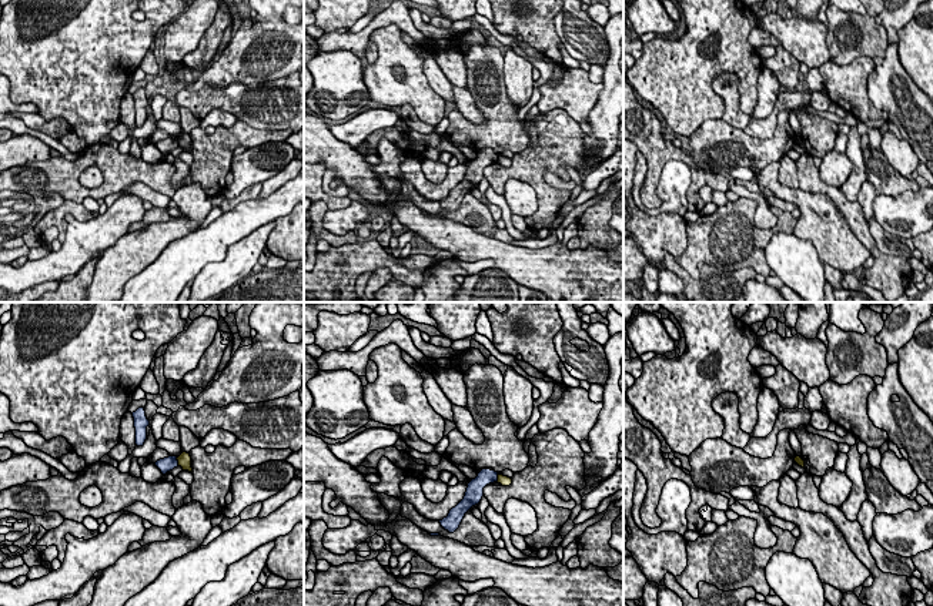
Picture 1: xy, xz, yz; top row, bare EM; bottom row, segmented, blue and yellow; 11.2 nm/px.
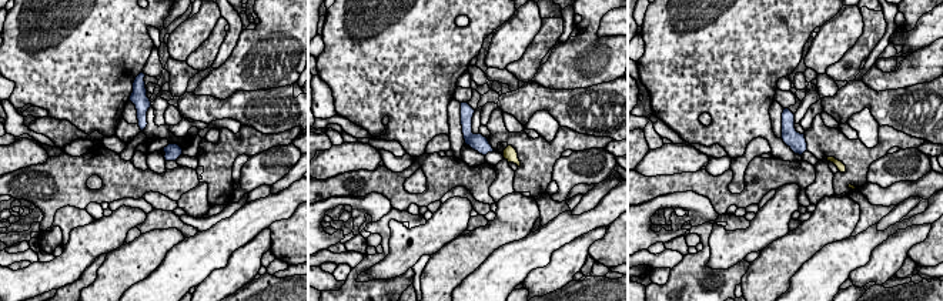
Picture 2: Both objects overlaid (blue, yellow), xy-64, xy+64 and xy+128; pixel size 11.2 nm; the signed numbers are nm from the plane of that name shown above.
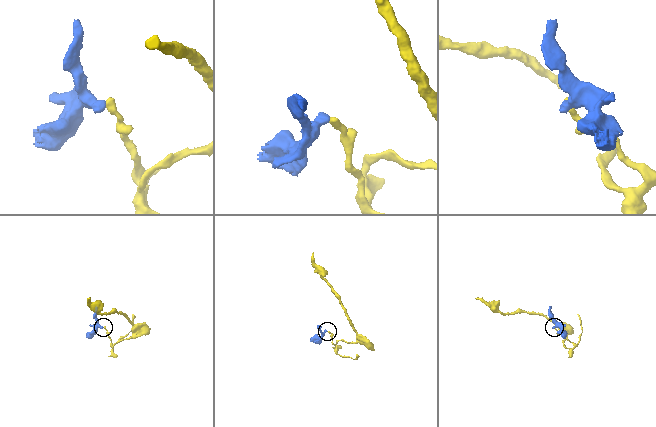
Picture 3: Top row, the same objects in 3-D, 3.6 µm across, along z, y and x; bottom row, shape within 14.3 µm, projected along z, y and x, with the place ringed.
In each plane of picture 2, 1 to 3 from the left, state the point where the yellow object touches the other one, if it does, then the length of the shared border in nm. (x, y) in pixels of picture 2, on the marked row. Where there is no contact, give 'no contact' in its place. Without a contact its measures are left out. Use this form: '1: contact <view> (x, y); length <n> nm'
1: no contact
2: no contact
3: no contact

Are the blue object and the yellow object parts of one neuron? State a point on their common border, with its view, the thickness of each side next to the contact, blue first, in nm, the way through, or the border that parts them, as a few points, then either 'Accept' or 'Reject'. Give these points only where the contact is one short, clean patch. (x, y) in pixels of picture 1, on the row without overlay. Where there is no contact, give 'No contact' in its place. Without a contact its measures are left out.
Touches blue at xy (177, 143). Thickness 160 nm (blue) against 160 nm. Boundary: xy (176, 139), (179, 146). Reject

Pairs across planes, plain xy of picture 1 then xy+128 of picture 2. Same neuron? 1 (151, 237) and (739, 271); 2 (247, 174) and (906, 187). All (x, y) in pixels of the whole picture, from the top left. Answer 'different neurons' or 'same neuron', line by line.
1: different neurons
2: different neurons

